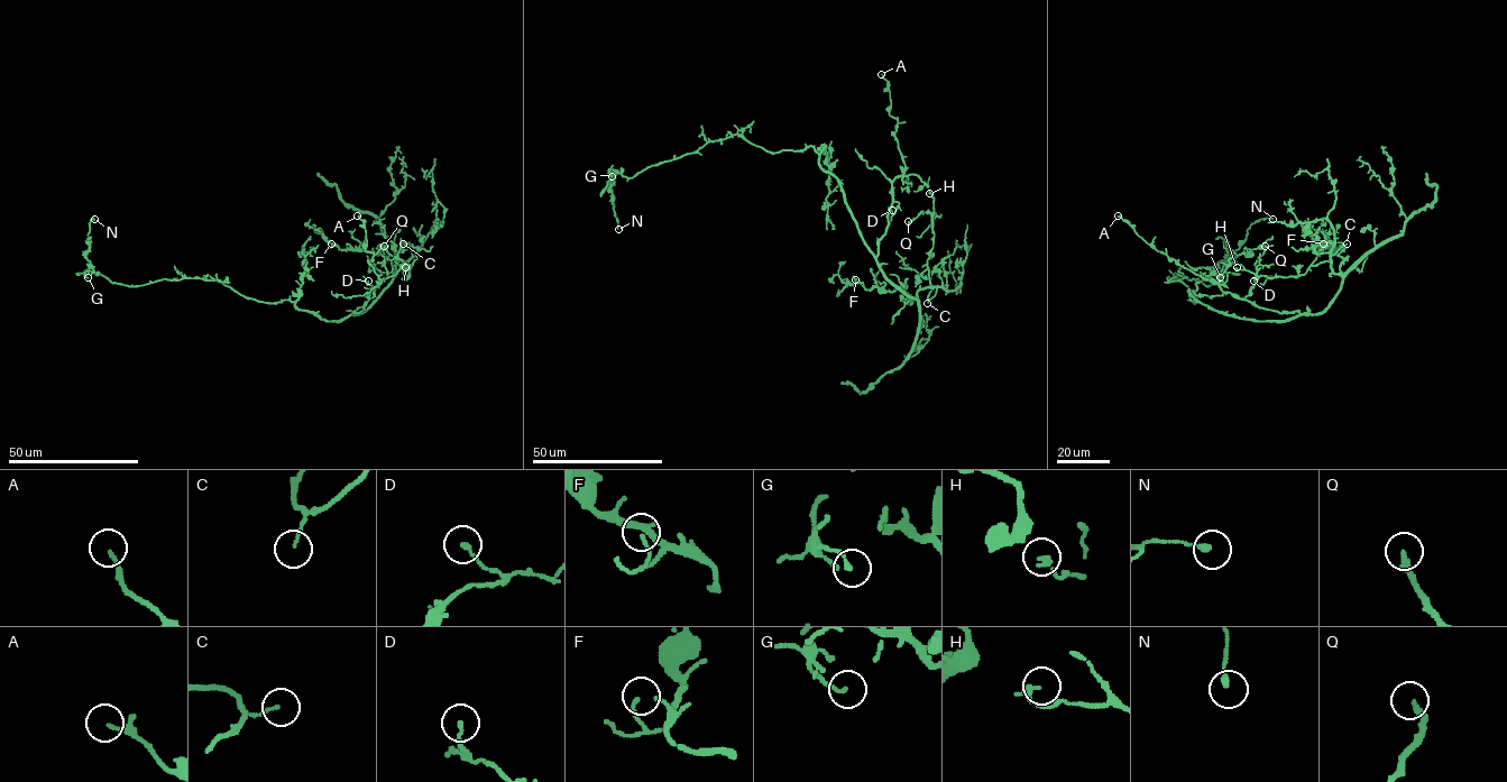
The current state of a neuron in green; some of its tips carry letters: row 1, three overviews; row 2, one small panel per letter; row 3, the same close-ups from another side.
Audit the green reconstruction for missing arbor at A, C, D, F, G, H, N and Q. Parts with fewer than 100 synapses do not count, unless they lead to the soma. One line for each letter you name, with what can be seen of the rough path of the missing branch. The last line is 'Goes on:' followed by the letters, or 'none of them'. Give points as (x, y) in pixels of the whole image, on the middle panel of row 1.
Goes on: none of them

